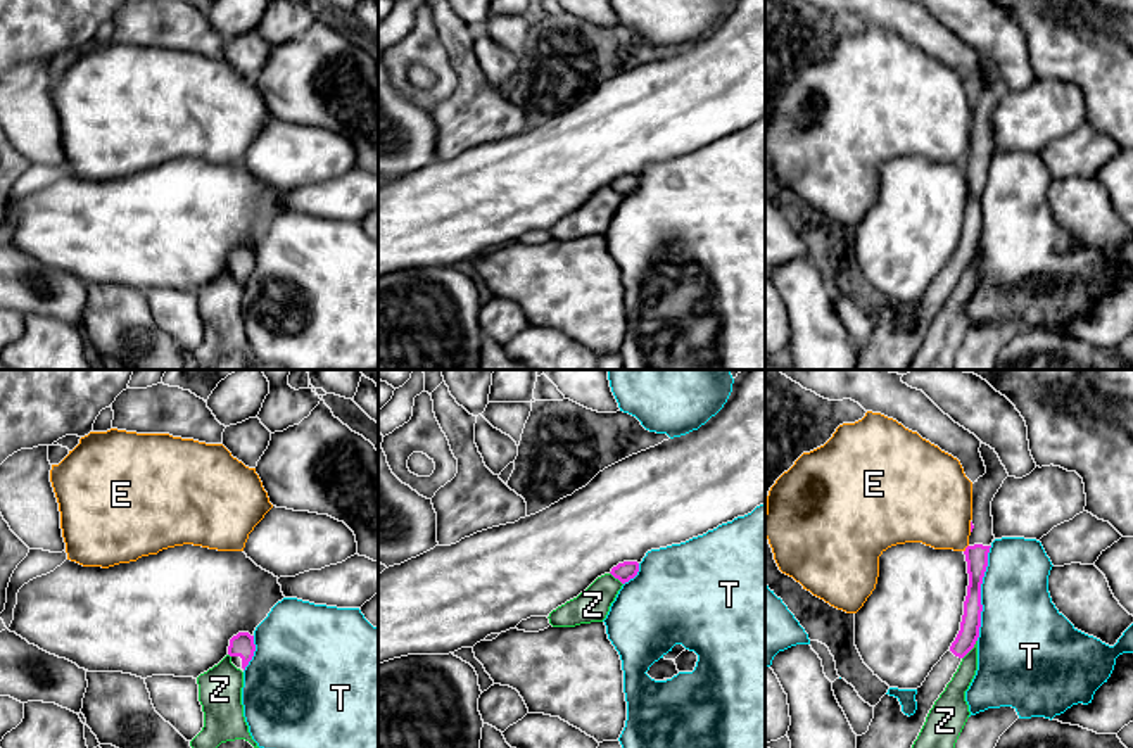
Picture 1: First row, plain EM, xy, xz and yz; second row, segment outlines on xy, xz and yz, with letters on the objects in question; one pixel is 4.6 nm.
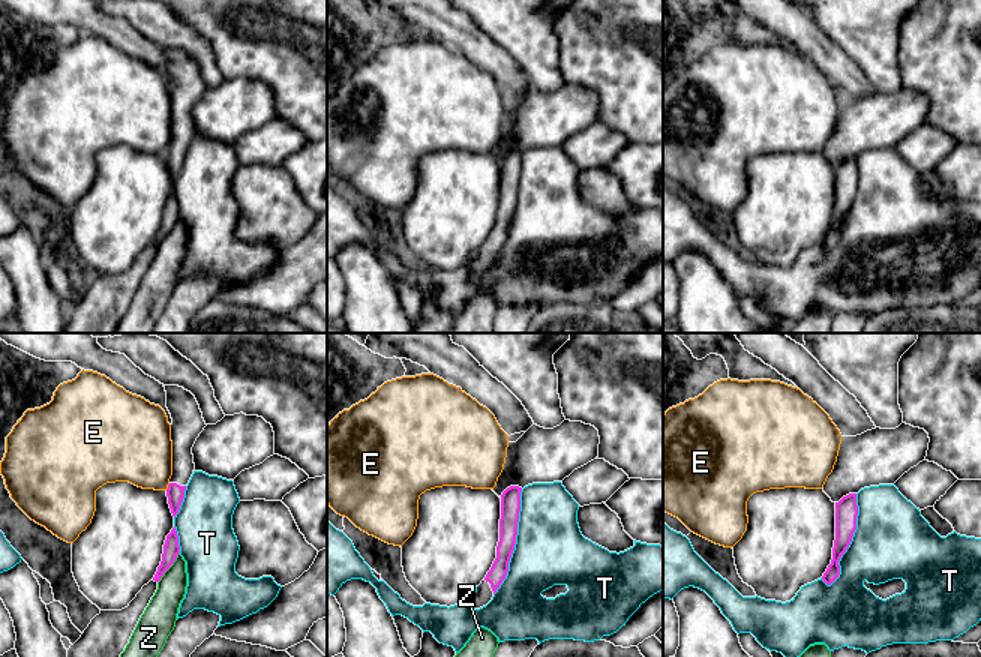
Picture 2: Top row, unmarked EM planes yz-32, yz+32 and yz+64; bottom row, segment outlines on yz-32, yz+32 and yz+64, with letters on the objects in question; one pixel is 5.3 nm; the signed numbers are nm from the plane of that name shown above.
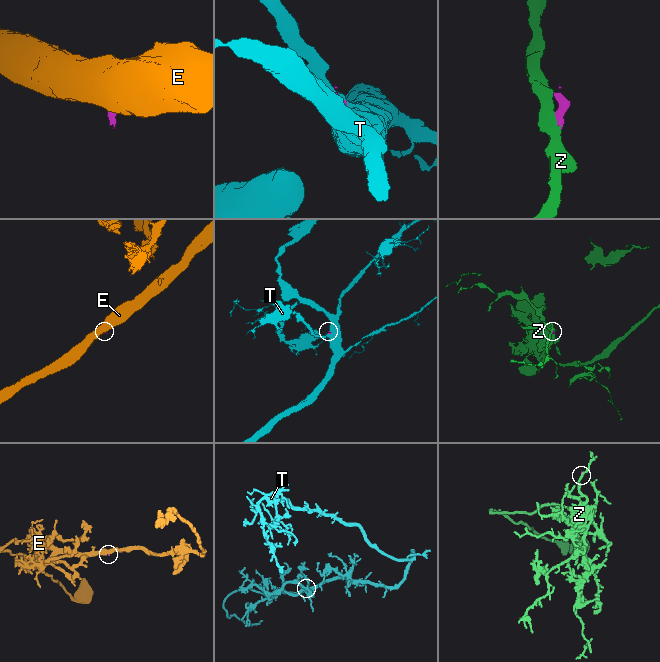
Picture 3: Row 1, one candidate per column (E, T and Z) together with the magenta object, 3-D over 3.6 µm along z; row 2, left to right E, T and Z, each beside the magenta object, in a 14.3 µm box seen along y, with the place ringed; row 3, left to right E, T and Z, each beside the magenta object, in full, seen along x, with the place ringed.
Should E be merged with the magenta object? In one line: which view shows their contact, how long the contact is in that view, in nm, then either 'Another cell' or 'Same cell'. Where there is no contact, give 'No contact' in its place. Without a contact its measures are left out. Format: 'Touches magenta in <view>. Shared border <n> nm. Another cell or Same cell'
Touches magenta in yz. Shared border 40 nm. Another cell

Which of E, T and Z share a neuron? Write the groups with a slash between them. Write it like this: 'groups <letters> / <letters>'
groups E / T / Z

